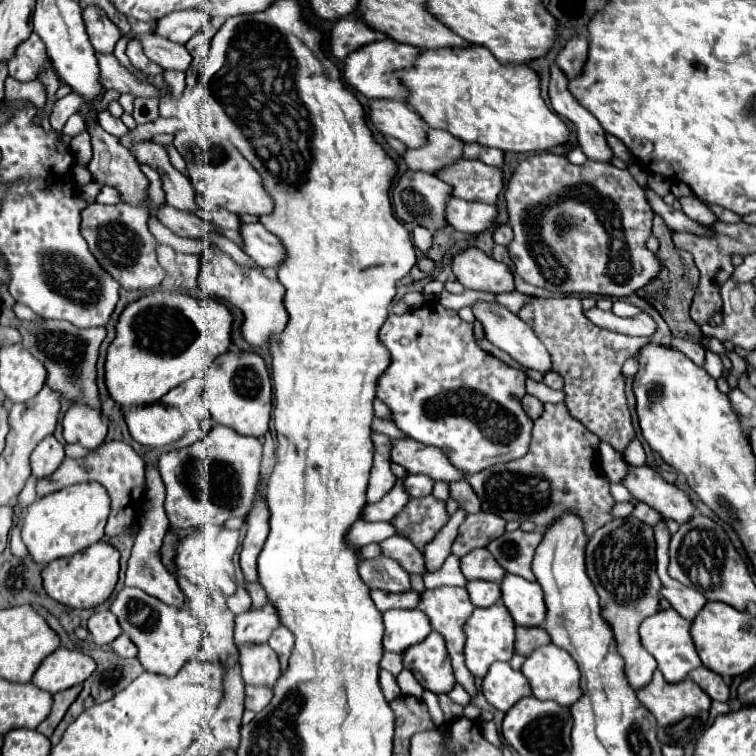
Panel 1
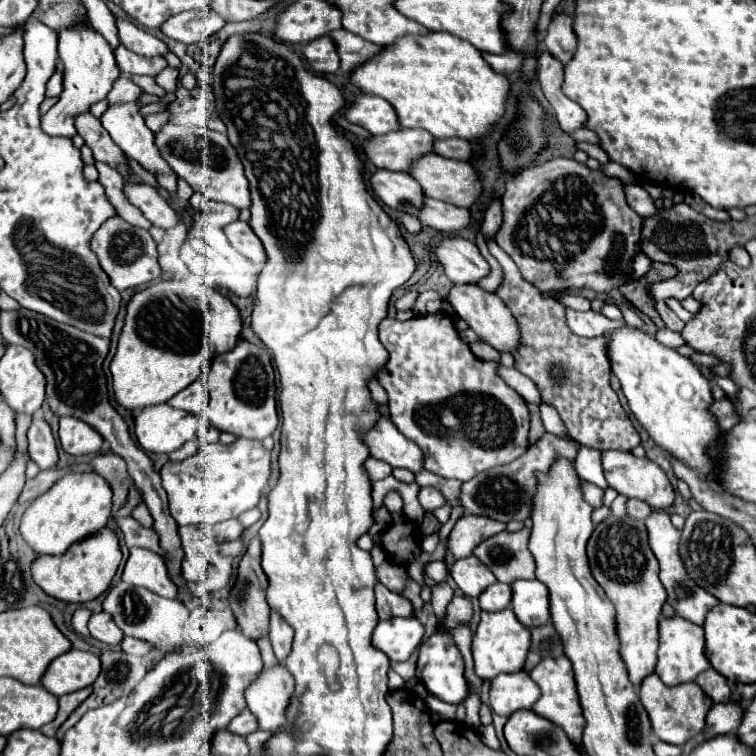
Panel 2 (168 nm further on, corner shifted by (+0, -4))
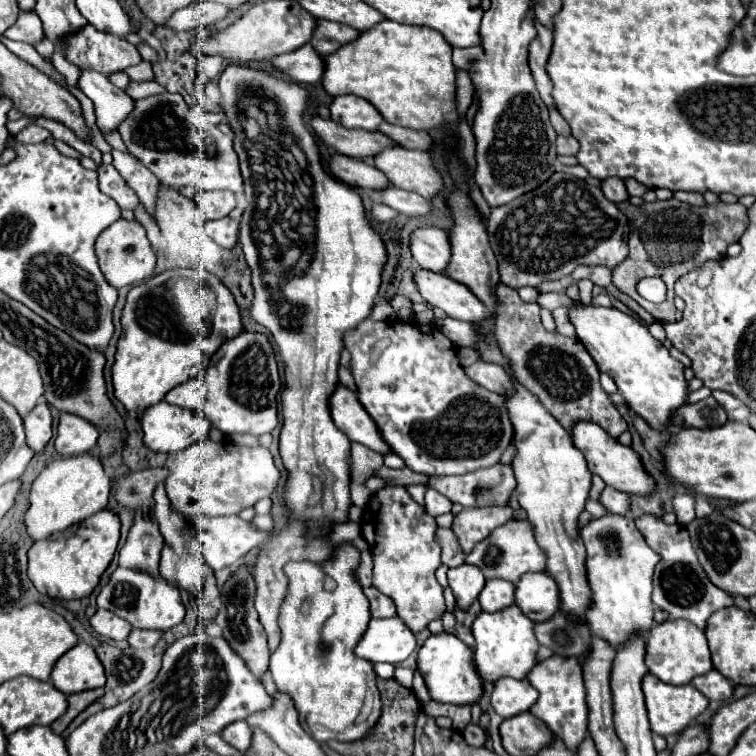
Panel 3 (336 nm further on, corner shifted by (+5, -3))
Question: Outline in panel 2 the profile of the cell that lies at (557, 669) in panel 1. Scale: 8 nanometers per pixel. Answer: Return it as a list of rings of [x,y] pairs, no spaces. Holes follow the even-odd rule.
[[[566,655],[560,657],[546,657],[540,659],[540,663],[530,671],[530,677],[536,681],[536,685],[540,687],[542,695],[540,699],[532,705],[532,709],[540,715],[550,719],[552,723],[560,725],[566,735],[572,739],[572,743],[578,747],[580,745],[580,737],[582,737],[582,727],[584,727],[584,717],[582,717],[582,707],[580,707],[580,699],[576,693],[576,683],[574,683],[574,671],[570,665],[570,659]]]

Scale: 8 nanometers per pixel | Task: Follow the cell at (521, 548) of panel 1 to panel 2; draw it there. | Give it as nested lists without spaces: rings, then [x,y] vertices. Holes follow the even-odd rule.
[[[522,529],[516,533],[502,531],[488,541],[482,541],[474,555],[496,575],[498,581],[510,583],[510,579],[534,579],[534,559],[528,551],[530,529]],[[502,575],[502,577],[500,577]],[[512,575],[512,577],[506,577]]]

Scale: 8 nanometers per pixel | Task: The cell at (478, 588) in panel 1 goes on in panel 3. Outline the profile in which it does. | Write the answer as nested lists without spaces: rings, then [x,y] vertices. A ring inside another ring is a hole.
[[[487,580],[479,602],[485,612],[499,612],[515,604],[515,584],[507,584],[507,580]]]

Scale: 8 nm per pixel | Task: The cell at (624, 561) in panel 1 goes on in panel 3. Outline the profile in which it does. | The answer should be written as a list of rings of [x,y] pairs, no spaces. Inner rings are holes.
[[[607,514],[593,518],[579,530],[587,548],[587,582],[591,588],[591,606],[585,612],[585,620],[591,626],[591,634],[621,648],[633,634],[647,634],[653,626],[653,602],[651,602],[651,578],[659,556],[647,546],[639,534],[635,522],[627,516]]]

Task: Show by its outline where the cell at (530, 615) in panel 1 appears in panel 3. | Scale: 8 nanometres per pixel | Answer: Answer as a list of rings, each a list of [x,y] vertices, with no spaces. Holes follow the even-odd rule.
[[[529,572],[517,582],[515,602],[527,618],[545,622],[559,610],[559,588],[547,572]]]

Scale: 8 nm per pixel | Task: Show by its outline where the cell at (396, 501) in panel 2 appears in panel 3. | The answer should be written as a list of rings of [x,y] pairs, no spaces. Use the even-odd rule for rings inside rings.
[[[385,486],[379,492],[375,492],[367,502],[367,524],[371,526],[371,532],[361,532],[365,542],[371,548],[373,556],[373,588],[389,596],[397,606],[397,616],[413,630],[413,634],[423,632],[431,620],[439,620],[445,612],[445,600],[443,600],[443,588],[435,578],[435,570],[441,566],[441,546],[435,540],[437,522],[427,510],[417,504],[411,494],[405,488],[399,486]]]

